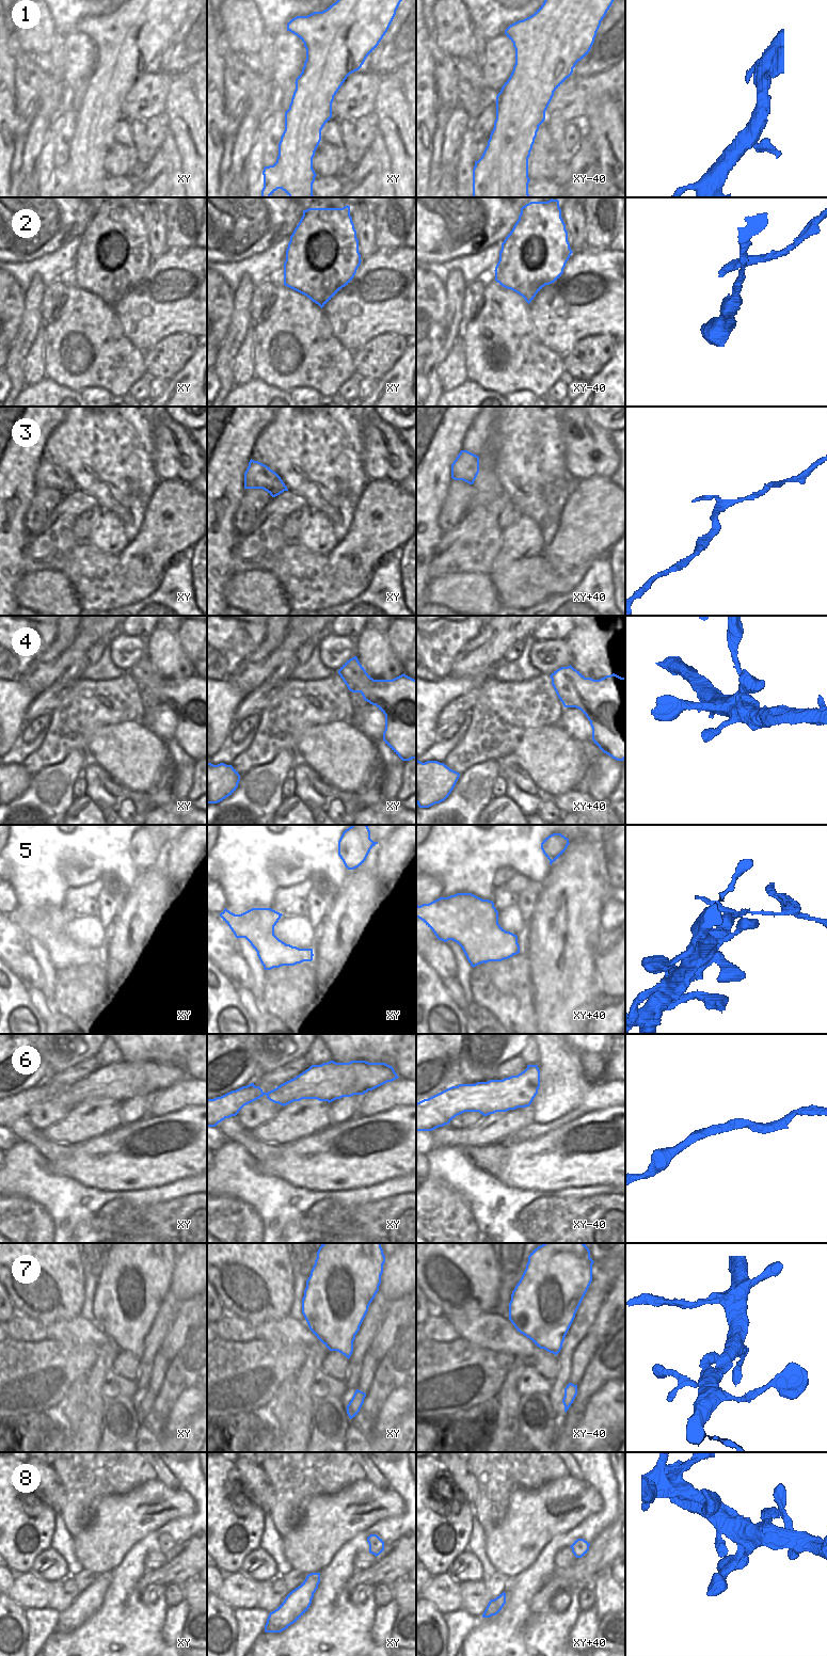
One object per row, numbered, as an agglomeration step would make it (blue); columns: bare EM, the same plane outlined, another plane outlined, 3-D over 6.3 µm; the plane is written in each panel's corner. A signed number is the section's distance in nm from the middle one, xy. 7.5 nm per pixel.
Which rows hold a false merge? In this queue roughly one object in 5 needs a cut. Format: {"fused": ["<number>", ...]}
{"fused": ["2", "5"]}

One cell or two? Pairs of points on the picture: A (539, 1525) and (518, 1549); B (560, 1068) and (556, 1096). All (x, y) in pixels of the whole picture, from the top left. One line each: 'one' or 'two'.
A: one
B: one

